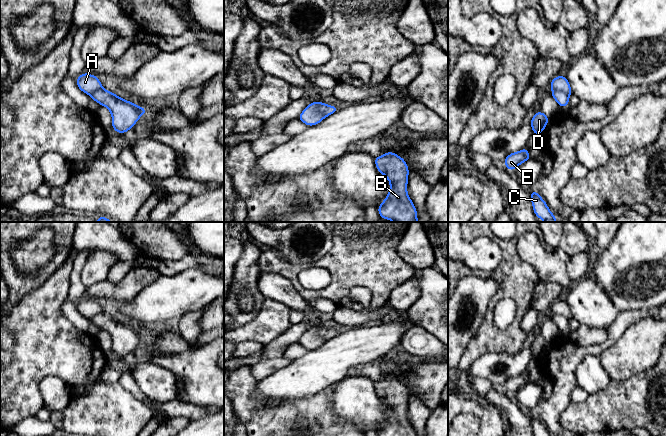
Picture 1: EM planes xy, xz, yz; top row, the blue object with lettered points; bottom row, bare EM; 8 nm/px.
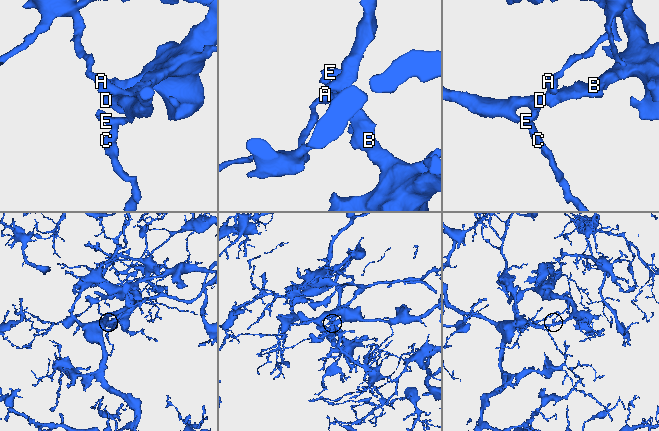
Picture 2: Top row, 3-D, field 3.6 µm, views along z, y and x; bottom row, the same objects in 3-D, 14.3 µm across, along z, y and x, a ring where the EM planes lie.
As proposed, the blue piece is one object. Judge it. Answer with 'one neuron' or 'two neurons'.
two neurons

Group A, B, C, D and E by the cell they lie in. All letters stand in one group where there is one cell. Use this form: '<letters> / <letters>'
A / B C D E

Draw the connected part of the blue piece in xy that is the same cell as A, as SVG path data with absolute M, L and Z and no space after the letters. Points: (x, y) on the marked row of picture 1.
M85 72L75 80L78 88L89 95L102 88L102 84L97 78L97 76Z

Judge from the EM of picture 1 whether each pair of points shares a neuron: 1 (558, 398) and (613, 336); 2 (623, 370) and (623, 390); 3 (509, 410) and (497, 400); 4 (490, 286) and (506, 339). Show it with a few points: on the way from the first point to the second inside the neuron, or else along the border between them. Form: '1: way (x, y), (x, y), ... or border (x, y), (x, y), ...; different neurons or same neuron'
1: way (563, 379), (563, 370), (582, 351), (594, 350); same neuron
2: border (645, 371), (639, 371), (624, 380), (612, 380); different neurons
3: way (506, 407), (500, 401); same neuron
4: border (488, 275), (495, 281), (497, 291), (484, 317); different neurons

